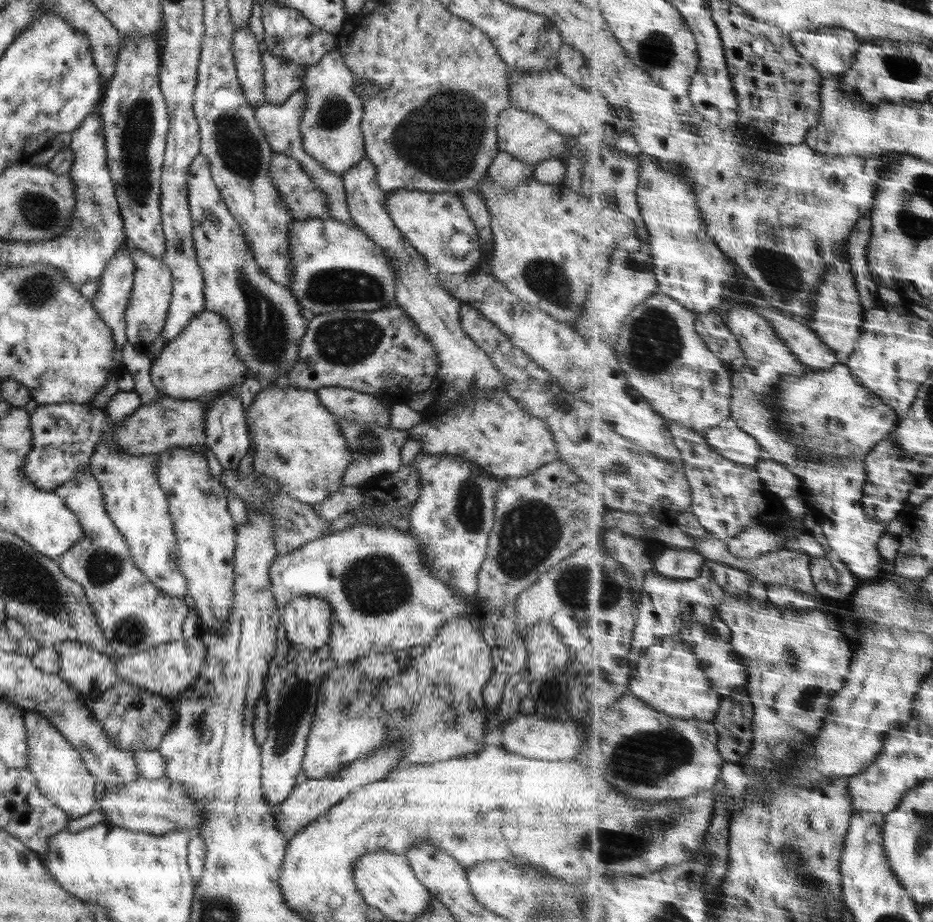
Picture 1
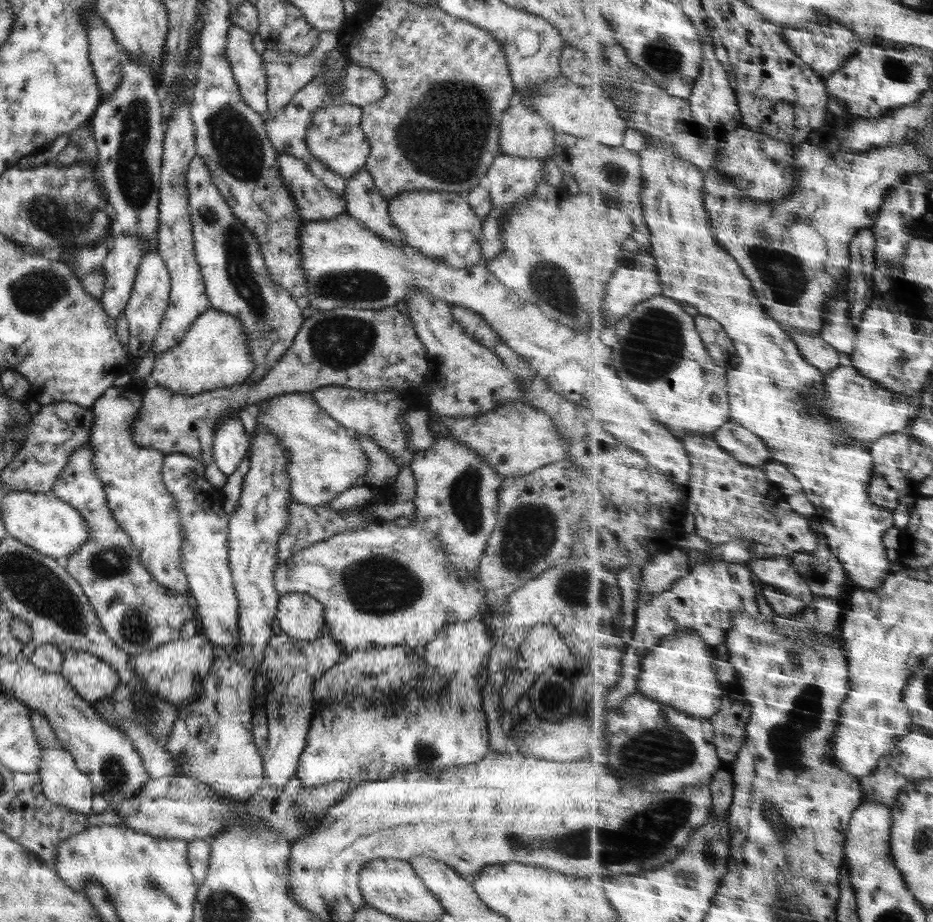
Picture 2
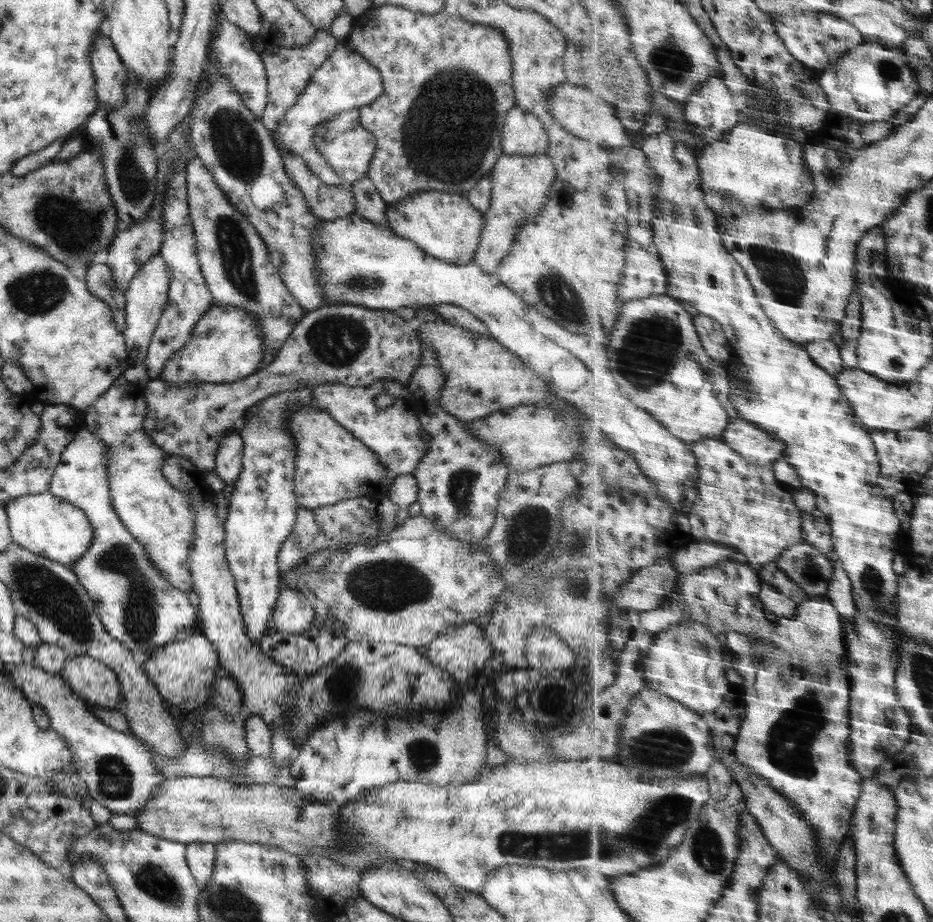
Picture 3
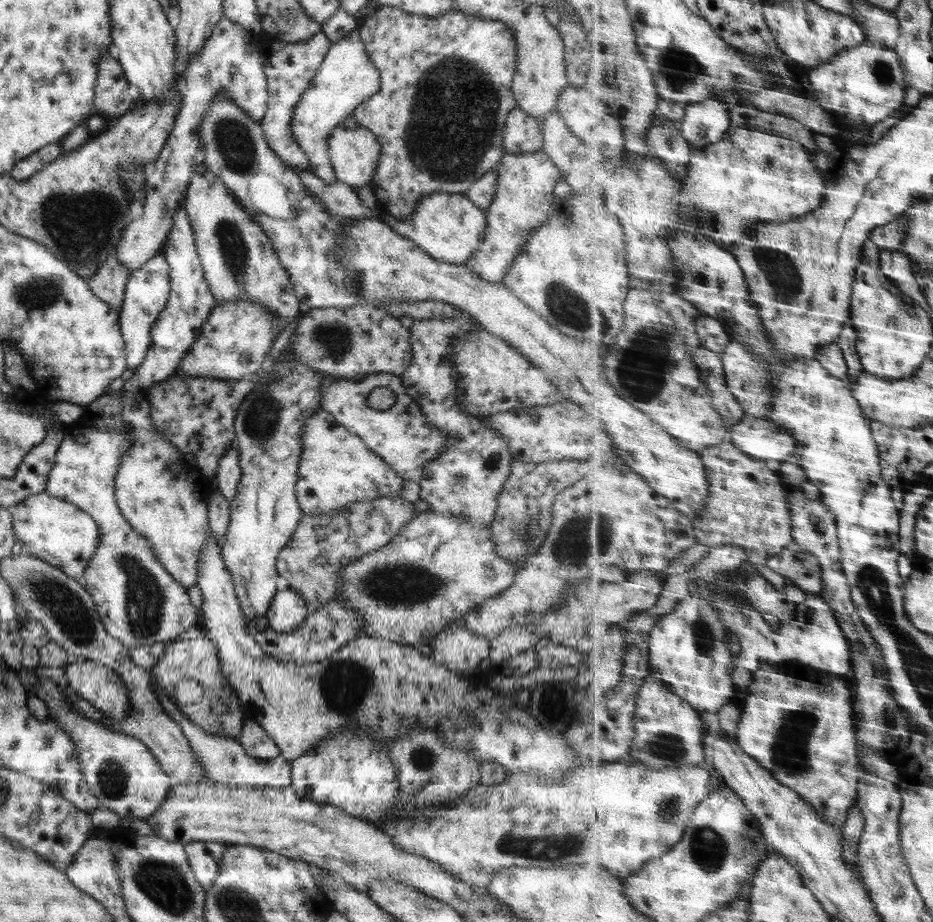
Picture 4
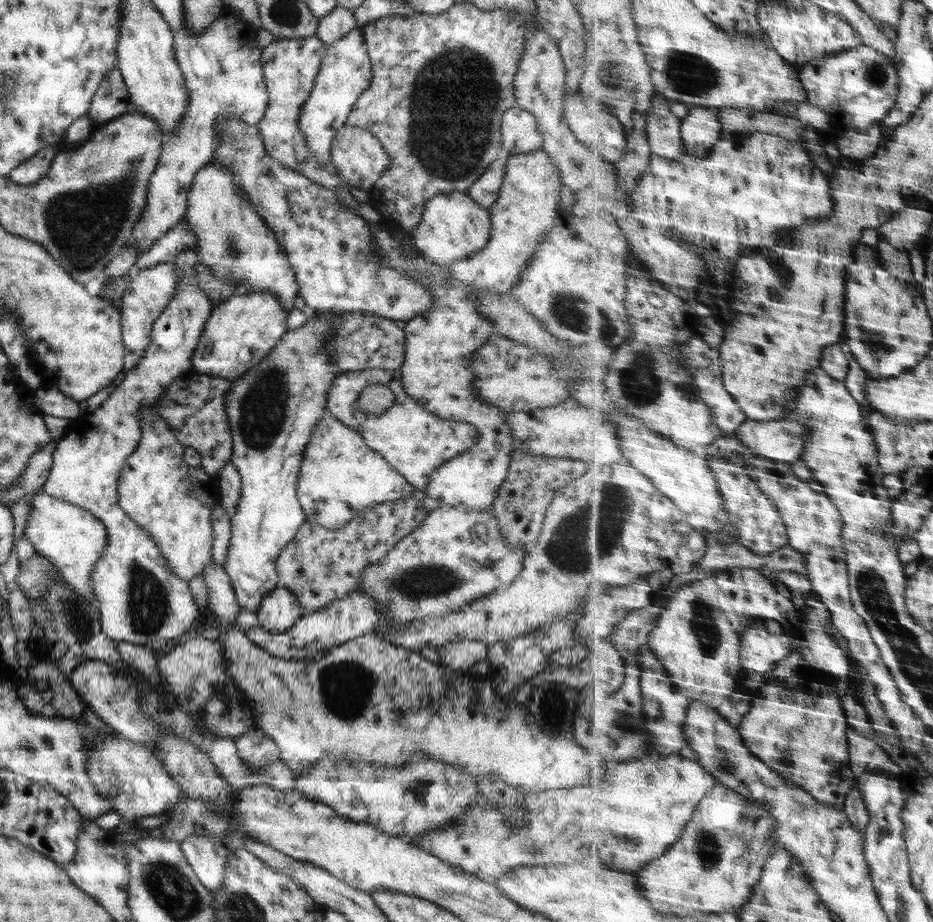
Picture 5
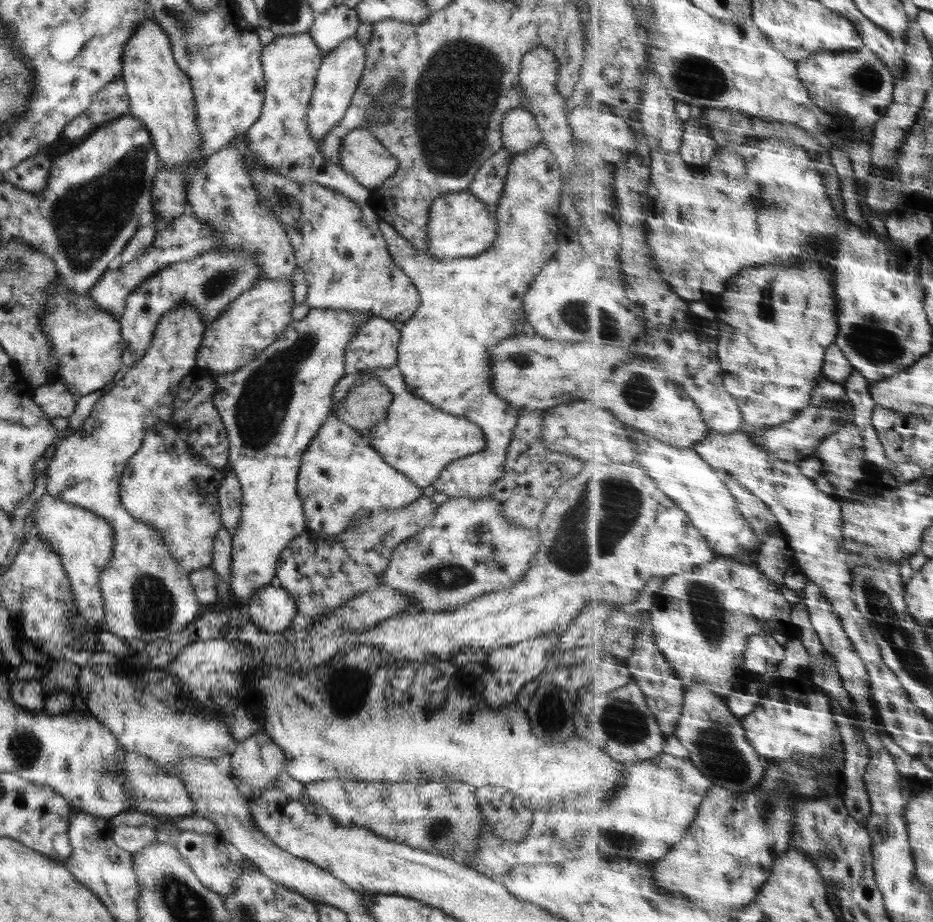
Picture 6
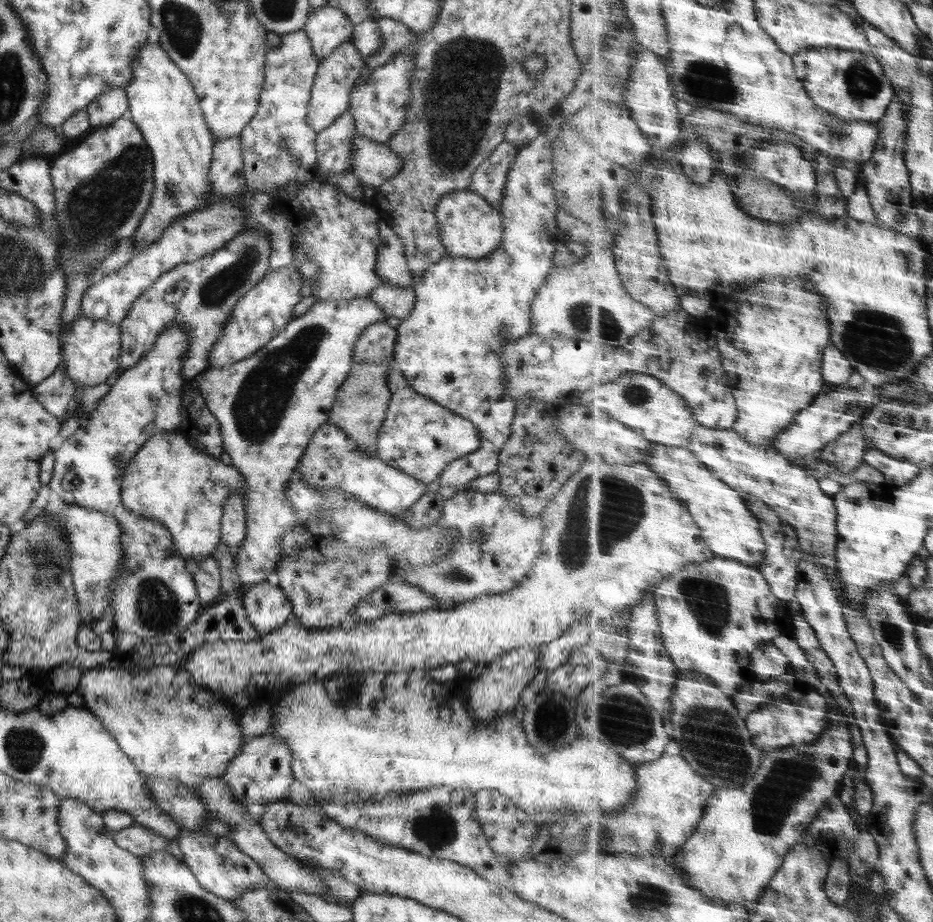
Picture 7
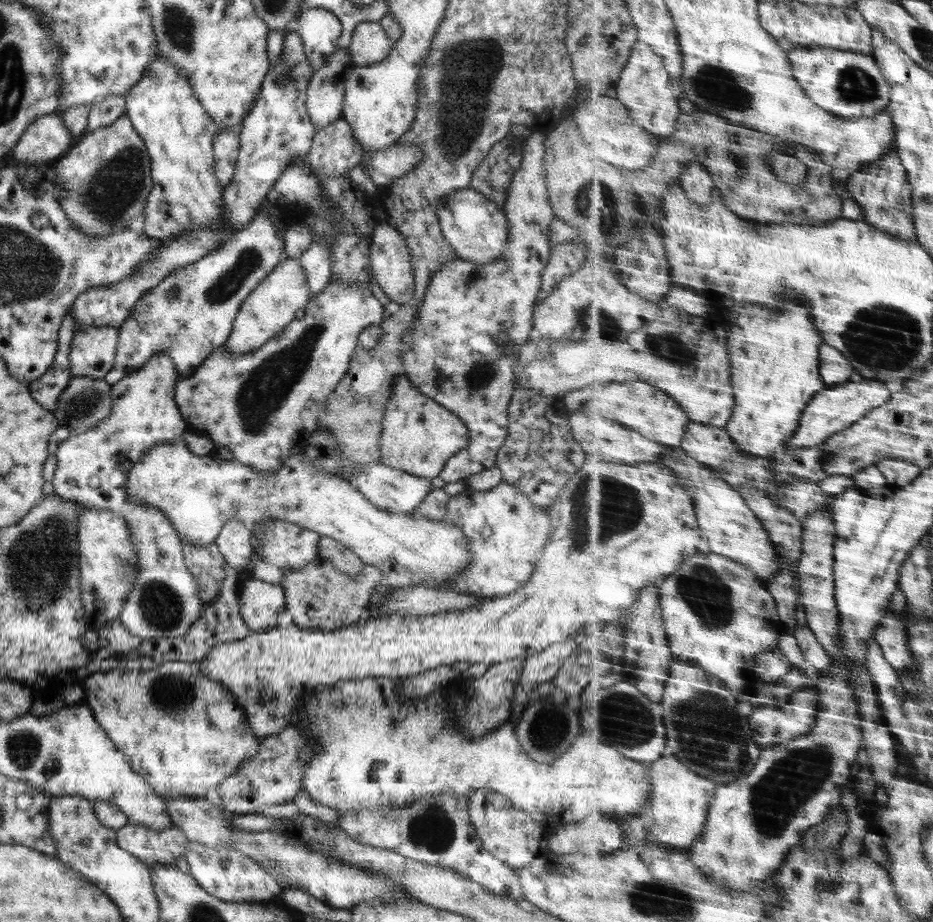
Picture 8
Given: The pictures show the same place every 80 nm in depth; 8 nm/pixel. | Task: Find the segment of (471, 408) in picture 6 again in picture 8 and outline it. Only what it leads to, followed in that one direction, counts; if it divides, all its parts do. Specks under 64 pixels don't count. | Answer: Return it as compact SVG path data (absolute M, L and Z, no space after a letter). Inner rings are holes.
M535 131L520 143L519 163L511 174L511 182L507 187L506 199L502 206L502 214L507 220L506 243L504 253L489 264L475 264L454 258L444 262L428 282L426 293L421 302L415 306L414 326L402 338L400 350L404 375L421 393L434 400L439 406L446 408L464 424L469 433L470 446L459 450L439 471L439 478L445 483L457 481L467 482L476 478L481 470L495 466L497 450L507 436L507 405L515 387L512 364L520 346L533 336L532 312L534 300L540 287L540 276L548 261L551 248L547 235L554 216L547 198L543 170L543 149L545 132ZM487 334L495 342L495 350L505 356L505 362L499 362L501 356L491 354L493 364L487 364L487 348L479 348L479 344L469 344L469 336Z

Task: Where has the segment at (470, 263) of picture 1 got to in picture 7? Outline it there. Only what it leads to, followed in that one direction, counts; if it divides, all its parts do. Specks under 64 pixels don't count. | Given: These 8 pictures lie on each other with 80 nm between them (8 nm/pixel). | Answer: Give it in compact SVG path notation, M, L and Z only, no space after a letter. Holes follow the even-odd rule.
M458 190L443 195L436 204L433 212L436 220L439 242L443 245L447 255L468 259L487 258L496 248L502 239L502 223L500 222L498 209L493 208L485 202L478 194L469 190ZM459 208L461 212L469 210L481 210L475 222L469 222L465 212L459 220Z

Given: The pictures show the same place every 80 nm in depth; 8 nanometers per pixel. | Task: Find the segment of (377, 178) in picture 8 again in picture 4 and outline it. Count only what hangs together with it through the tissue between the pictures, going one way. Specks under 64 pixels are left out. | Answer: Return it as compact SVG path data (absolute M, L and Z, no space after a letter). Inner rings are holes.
M351 114L331 129L326 145L328 146L327 152L334 177L337 181L352 187L354 190L372 181L375 165L379 158L380 146L370 130L355 124Z

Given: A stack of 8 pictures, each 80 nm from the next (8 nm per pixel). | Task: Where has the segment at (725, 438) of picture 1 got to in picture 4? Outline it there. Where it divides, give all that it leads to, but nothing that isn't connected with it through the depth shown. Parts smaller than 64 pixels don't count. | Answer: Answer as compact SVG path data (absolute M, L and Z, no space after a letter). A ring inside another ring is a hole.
M746 415L742 422L729 430L732 444L759 461L789 461L799 445L787 429L751 415Z

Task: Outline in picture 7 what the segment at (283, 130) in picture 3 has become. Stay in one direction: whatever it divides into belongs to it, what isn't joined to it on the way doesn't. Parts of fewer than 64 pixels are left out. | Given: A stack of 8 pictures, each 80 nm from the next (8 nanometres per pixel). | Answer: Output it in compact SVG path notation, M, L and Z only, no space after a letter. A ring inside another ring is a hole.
M350 40L338 44L324 59L319 61L306 108L307 122L316 134L327 128L347 110L350 90L360 78L363 67L364 59L358 55L356 46Z

